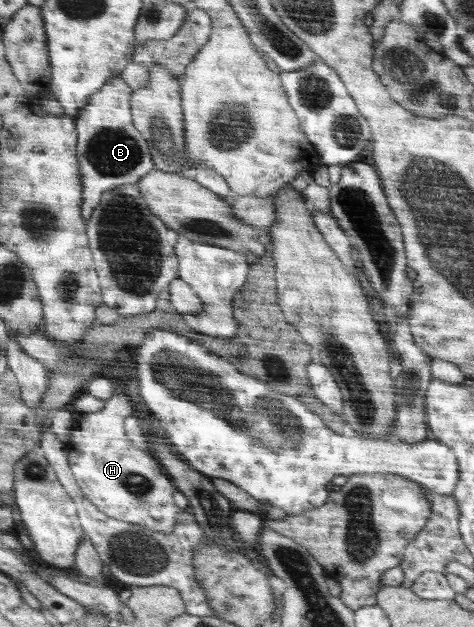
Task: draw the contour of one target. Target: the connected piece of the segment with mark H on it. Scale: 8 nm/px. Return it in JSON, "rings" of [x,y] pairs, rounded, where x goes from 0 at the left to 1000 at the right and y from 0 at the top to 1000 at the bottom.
{"rings":[[[253,609],[253,619],[224,640],[224,648],[215,654],[158,665],[160,673],[154,676],[150,700],[137,718],[143,740],[150,740],[154,758],[169,772],[177,791],[192,797],[211,817],[272,836],[295,836],[312,845],[363,850],[371,839],[371,826],[384,813],[376,813],[376,807],[367,804],[367,794],[363,794],[367,775],[359,762],[342,753],[333,735],[316,721],[291,718],[262,692],[262,667],[274,663],[283,654],[283,643],[266,625],[266,612]]]}

